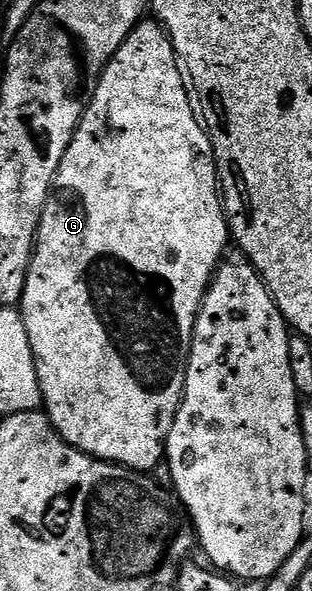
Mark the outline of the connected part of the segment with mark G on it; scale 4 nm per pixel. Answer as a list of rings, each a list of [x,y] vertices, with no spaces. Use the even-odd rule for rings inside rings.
[[[144,19],[128,35],[125,43],[121,43],[111,62],[103,69],[86,102],[77,131],[65,151],[65,159],[61,159],[51,198],[41,215],[35,254],[27,272],[25,295],[21,302],[25,331],[29,331],[29,347],[33,347],[39,390],[43,396],[42,408],[68,445],[77,447],[99,461],[112,461],[115,465],[134,469],[136,473],[150,474],[155,471],[151,469],[158,465],[160,468],[165,457],[167,436],[175,422],[179,404],[183,401],[183,384],[187,378],[187,357],[191,353],[195,320],[203,306],[207,290],[215,279],[215,271],[224,260],[223,252],[227,249],[227,241],[229,245],[227,215],[223,212],[219,170],[215,168],[215,152],[211,139],[207,136],[202,120],[197,116],[197,109],[193,104],[184,70],[175,55],[171,37],[158,20]]]

